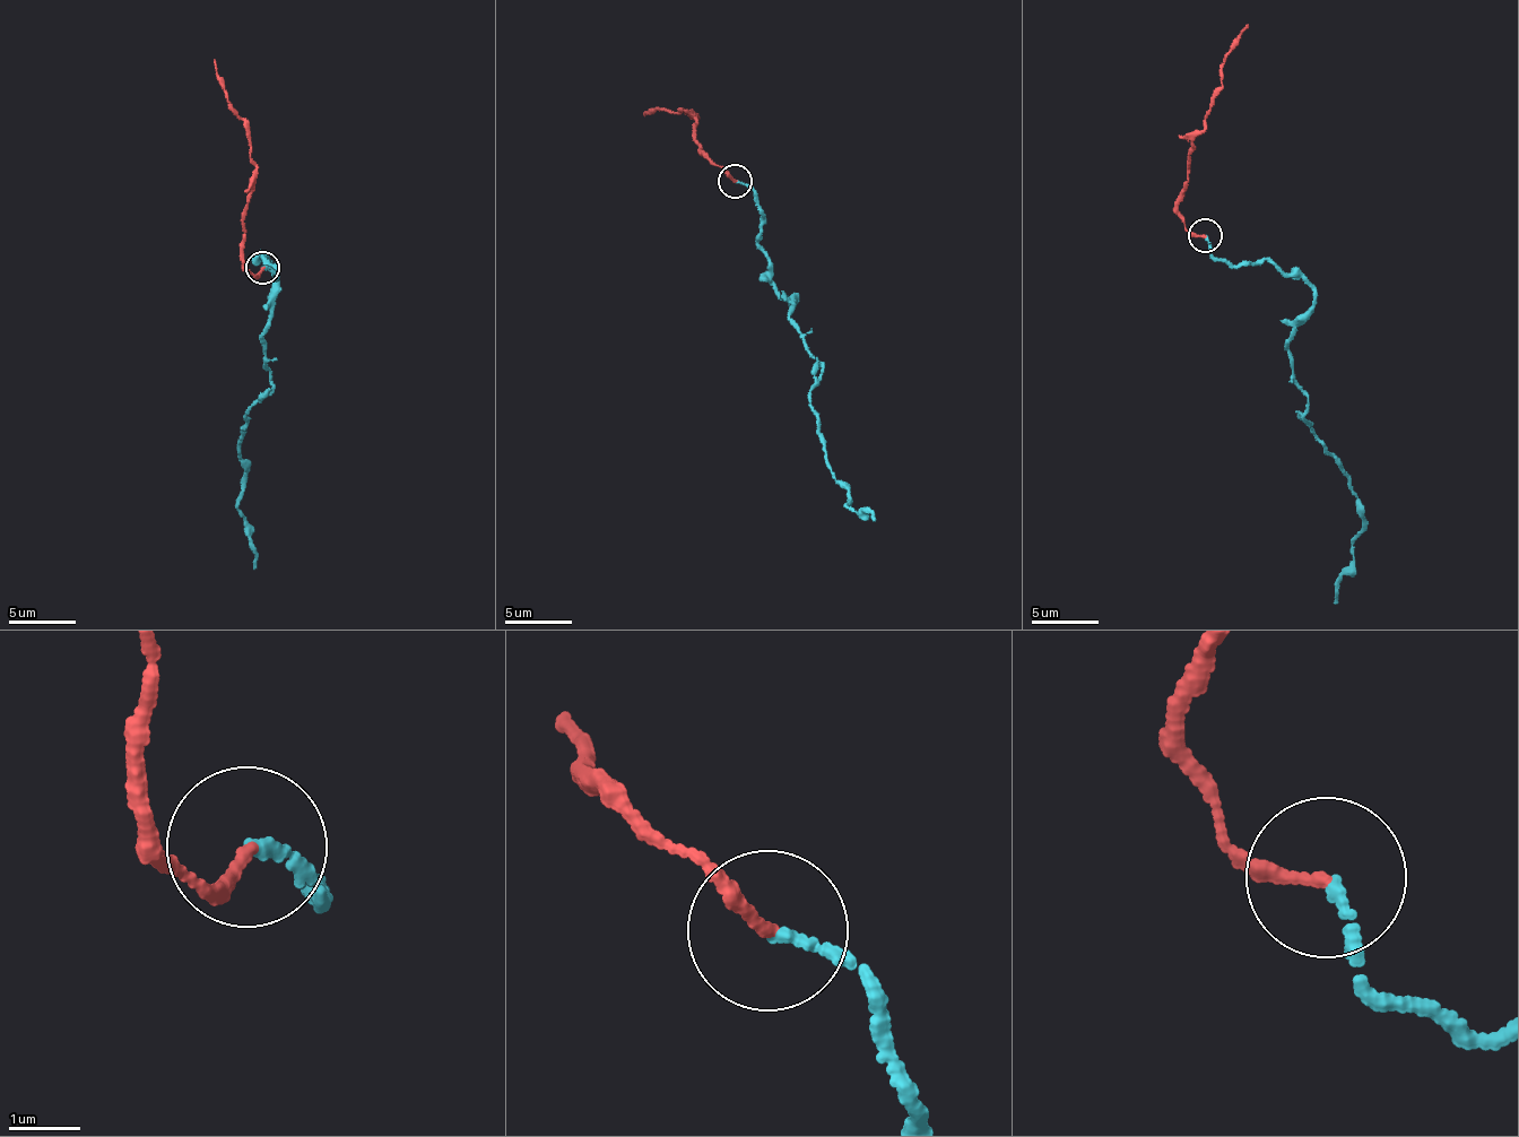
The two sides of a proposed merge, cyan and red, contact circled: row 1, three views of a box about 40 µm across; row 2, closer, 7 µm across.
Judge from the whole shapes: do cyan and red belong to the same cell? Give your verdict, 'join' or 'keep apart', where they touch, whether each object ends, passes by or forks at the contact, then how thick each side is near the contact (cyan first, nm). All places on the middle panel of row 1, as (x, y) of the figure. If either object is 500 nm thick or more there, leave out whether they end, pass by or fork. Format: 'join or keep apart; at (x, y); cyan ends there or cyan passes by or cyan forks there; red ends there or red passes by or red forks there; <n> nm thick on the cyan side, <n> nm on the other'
join; at (735, 181); cyan ends there; red ends there; 130 nm thick on the cyan side, 160 nm on the other

